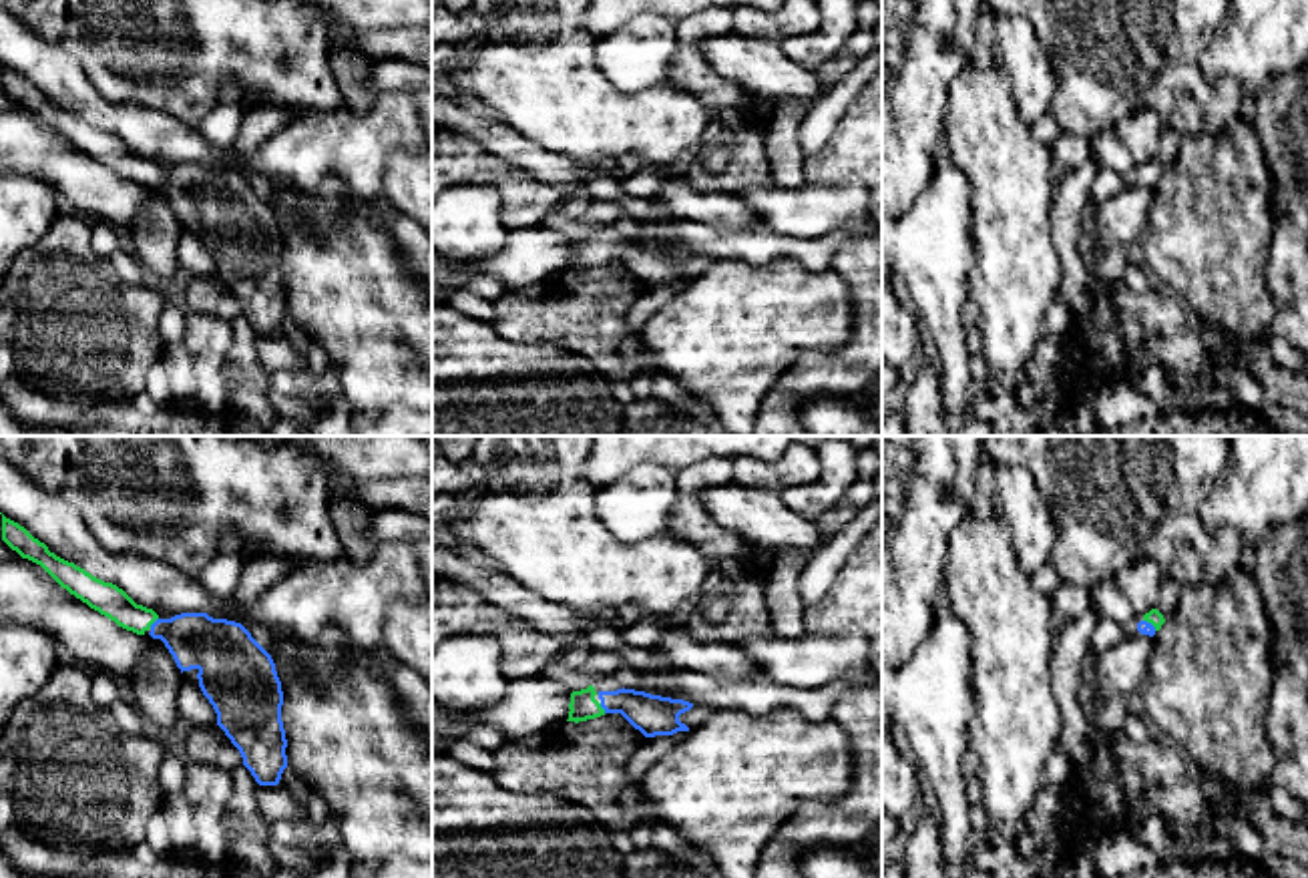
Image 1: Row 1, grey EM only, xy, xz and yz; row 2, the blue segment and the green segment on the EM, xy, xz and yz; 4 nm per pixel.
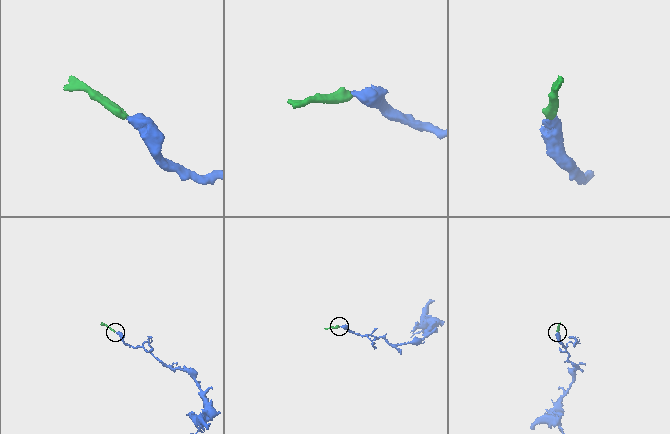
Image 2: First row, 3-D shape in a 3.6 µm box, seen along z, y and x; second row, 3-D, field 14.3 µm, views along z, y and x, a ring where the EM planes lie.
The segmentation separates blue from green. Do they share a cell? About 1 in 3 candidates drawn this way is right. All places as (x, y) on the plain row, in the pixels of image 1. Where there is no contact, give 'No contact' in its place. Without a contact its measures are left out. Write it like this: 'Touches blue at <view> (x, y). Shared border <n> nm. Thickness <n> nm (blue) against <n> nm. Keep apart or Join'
Touches blue at xy (153, 173). Shared border 60 nm. Thickness 220 nm (blue) against 130 nm. Join

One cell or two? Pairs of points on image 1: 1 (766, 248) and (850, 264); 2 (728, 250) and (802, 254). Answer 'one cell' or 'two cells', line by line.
1: two cells
2: one cell

